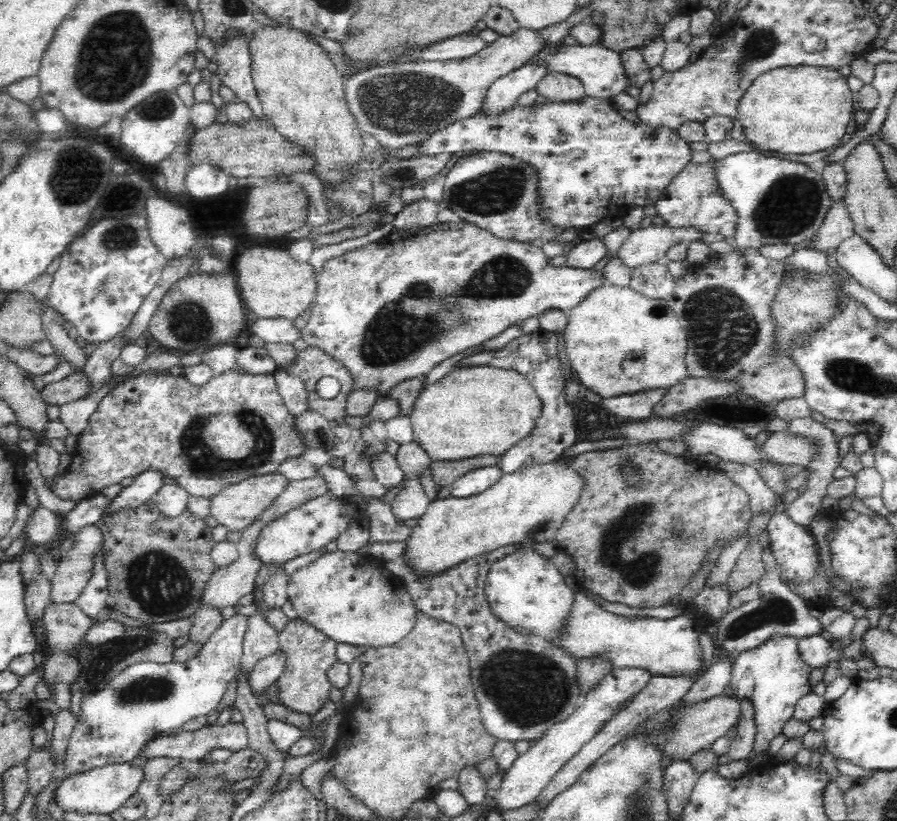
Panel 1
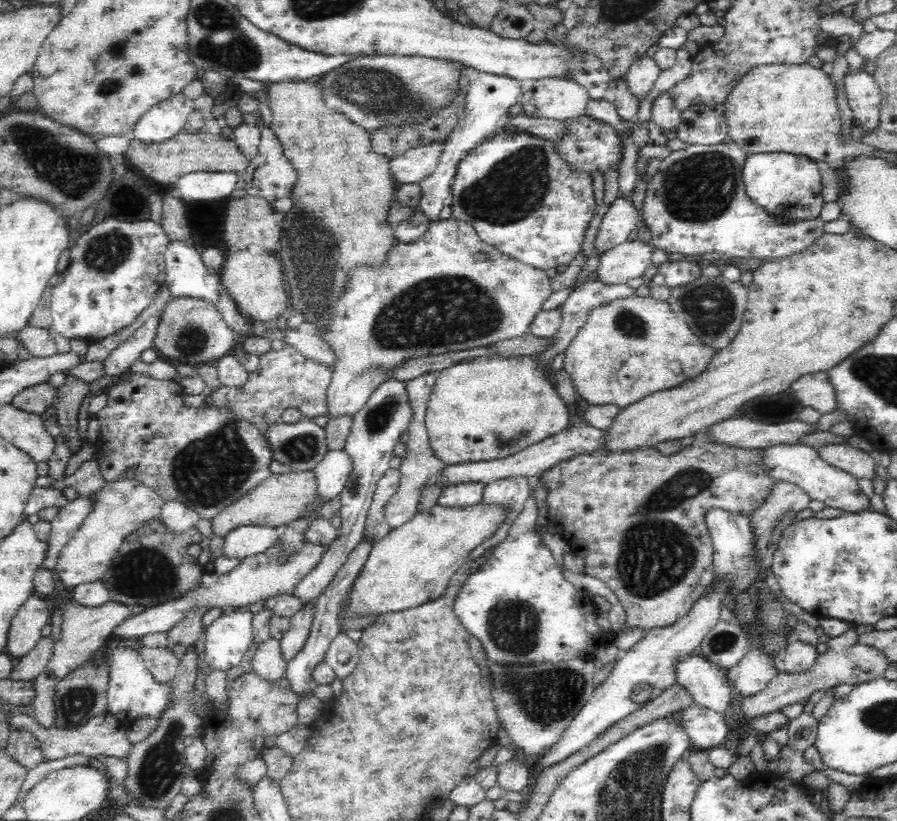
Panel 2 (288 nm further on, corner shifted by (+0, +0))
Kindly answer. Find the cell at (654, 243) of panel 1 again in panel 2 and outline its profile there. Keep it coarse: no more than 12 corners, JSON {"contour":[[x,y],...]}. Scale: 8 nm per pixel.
{"contour":[[640,238],[600,258],[598,282],[628,284],[652,264],[656,244]]}

